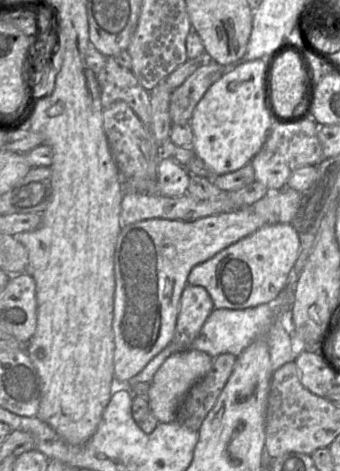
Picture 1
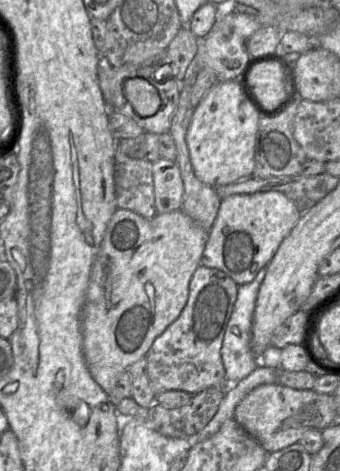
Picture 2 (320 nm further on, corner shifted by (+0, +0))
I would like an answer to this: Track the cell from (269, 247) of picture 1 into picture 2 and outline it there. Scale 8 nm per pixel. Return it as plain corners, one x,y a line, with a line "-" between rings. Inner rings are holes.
279,191
253,194
235,194
222,199
216,220
208,233
201,264
228,274
239,286
252,282
259,271
267,267
283,240
290,234
301,218
298,205

